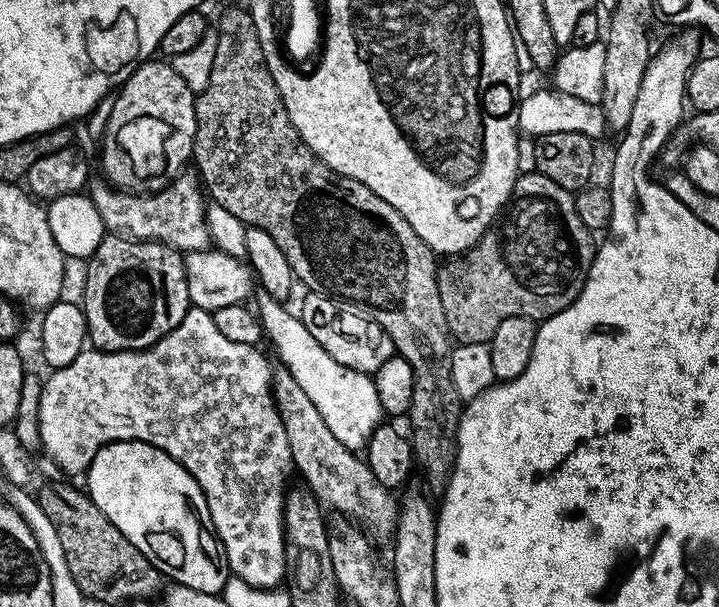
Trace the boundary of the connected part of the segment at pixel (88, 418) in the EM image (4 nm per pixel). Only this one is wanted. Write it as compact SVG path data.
M205 250L203 252L189 252L184 256L184 269L186 270L186 286L188 287L189 301L195 306L189 307L186 318L178 322L170 334L166 334L156 344L143 350L130 352L101 352L99 350L85 350L70 362L70 366L62 366L50 374L44 381L42 390L42 402L38 410L40 419L40 448L58 467L64 472L87 473L92 464L94 454L102 450L107 444L113 444L119 440L141 440L147 444L153 444L166 454L170 454L191 476L196 479L202 494L208 503L212 526L216 529L216 536L220 545L224 547L224 556L228 560L231 575L237 580L246 582L251 588L278 588L285 583L288 567L286 566L286 550L284 549L284 497L289 487L288 475L293 475L294 465L290 452L290 442L286 440L286 426L282 426L282 418L276 409L276 399L272 396L272 369L273 365L259 351L259 347L242 342L230 342L218 332L218 326L214 326L212 313L217 312L222 306L234 306L244 304L247 296L254 288L254 273L247 263L239 256L231 256L219 250Z

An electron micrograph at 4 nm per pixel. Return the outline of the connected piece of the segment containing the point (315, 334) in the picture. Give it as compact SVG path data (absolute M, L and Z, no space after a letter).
M308 292L305 297L300 304L300 320L320 351L330 354L334 362L359 372L375 374L378 366L382 366L382 362L389 360L396 352L390 334L386 334L382 325L357 312L352 305L322 292Z

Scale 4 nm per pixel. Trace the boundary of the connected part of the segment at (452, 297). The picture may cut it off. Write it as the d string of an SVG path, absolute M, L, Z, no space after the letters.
M526 172L517 175L502 219L487 228L484 238L473 248L459 253L455 258L445 259L439 265L436 281L438 294L442 298L442 310L446 314L449 332L461 344L489 343L494 330L498 330L498 325L506 322L506 318L525 316L543 322L566 310L566 306L578 298L592 260L596 257L597 241L592 241L595 240L594 233L582 226L582 218L578 218L575 195L550 182L550 178L540 172Z

